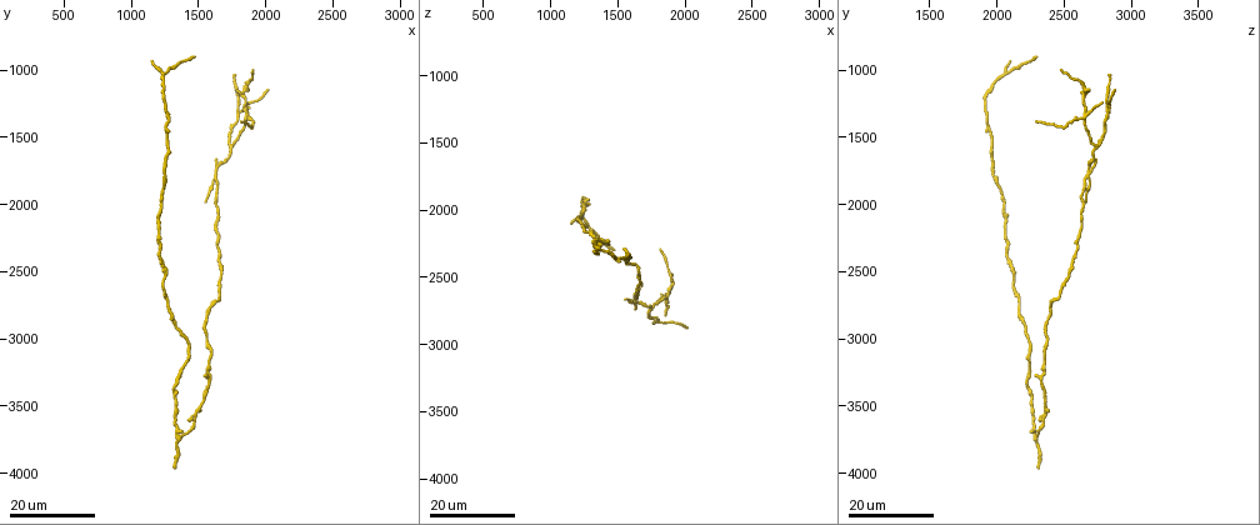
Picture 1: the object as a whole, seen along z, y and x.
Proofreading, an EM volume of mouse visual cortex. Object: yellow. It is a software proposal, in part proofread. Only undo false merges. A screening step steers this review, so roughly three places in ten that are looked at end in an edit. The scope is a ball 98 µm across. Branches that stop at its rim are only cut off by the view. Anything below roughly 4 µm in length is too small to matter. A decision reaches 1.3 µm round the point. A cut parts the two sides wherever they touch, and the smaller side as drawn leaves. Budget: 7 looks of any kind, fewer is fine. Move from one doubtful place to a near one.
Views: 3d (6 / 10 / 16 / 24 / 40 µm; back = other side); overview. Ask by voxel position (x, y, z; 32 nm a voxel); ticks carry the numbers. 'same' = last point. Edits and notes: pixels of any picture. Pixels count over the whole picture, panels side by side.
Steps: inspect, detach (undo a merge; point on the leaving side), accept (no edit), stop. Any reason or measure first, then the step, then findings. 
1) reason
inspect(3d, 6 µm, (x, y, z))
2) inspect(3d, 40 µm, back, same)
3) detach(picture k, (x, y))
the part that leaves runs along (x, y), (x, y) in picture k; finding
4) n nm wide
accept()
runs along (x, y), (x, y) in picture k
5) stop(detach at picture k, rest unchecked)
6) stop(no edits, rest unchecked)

four arms meet
inspect(3d, 24 µm, (1860, 1140, 2640))

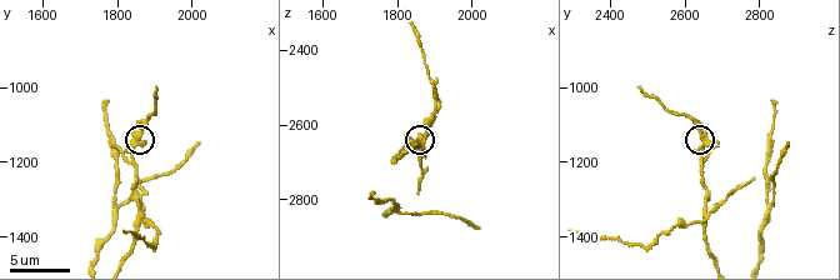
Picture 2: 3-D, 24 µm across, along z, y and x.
inspect(3d, 10 µm, (1850, 1150, 2650))

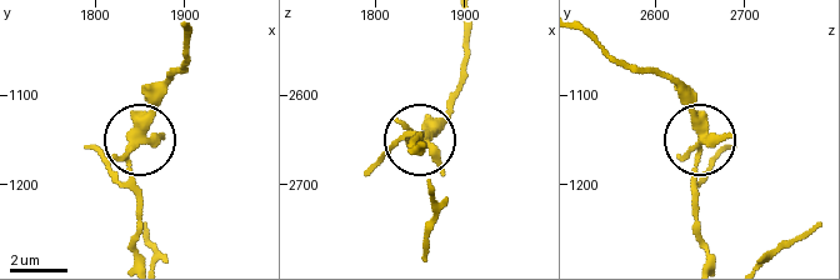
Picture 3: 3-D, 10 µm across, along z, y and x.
290 nm wide
accept()
runs along (138, 253), (133, 153), (141, 109), (166, 83) in picture 3; continuous, no second cell

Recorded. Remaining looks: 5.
three arms meet
inspect(3d, 16 µm, (1720, 1580, 2740))

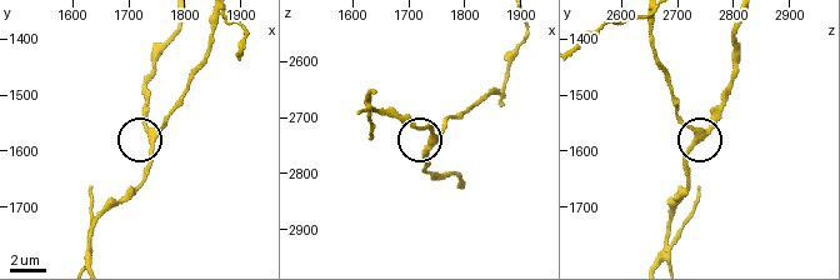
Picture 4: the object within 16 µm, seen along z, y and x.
zoom in
inspect(3d, 6 µm, (1735, 1570, 2750))

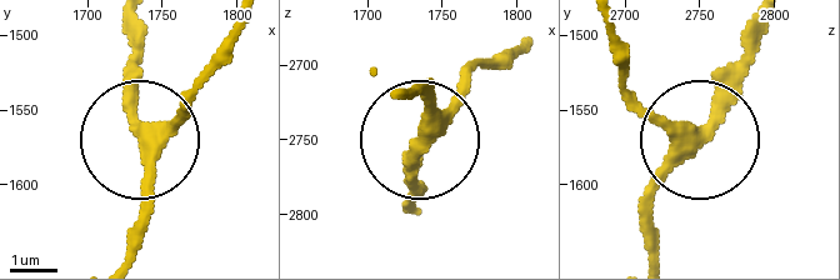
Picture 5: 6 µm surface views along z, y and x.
accept()
runs along (655, 250), (659, 190), (706, 130), (719, 71), (750, 23) in picture 5; all the same cell

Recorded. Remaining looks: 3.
two arms at a narrow angle
inspect(3d, 6 µm, (1880, 1370, 2640))

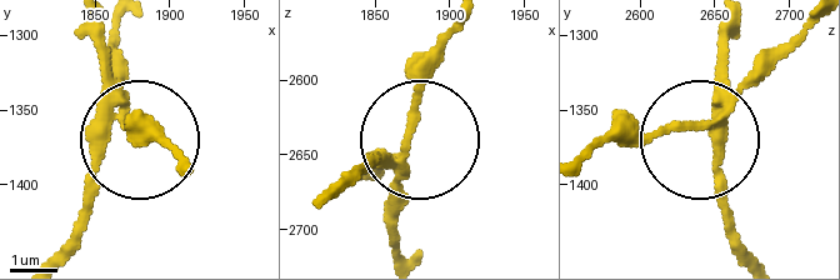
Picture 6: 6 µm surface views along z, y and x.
inspect(3d, 6 µm, back, (1874, 1358, 2638))

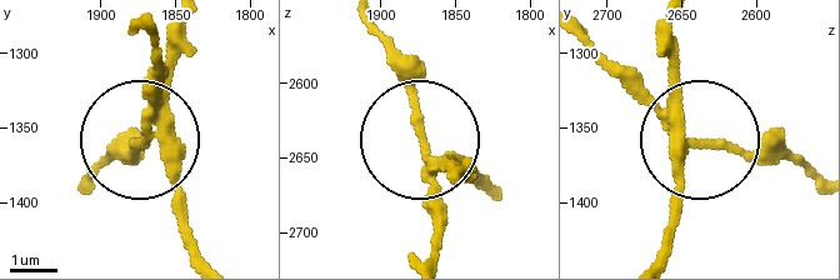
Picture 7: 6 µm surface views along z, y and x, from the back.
250 nm wide
detach(picture 7, (166, 68))
the part that leaves runs along (151, 125), (91, 173) in picture 7; a second cell is stuck on

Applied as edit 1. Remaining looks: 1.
stop(detach at picture 7, rest unchecked)

